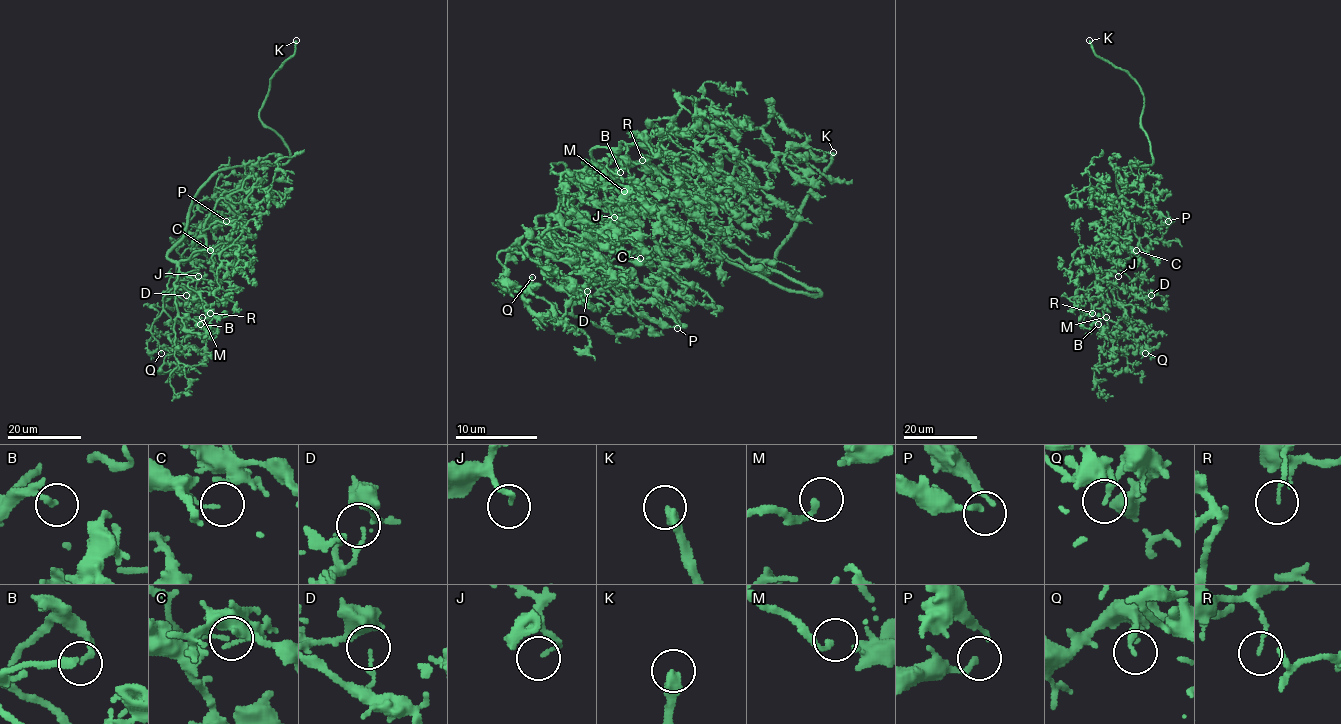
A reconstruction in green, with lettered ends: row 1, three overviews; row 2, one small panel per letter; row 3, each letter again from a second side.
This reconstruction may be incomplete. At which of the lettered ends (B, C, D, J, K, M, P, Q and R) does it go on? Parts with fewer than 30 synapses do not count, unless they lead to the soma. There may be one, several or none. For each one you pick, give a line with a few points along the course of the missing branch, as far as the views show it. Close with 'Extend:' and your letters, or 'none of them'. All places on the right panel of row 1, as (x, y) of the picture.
B: Course of what is missing: (1098, 324), (1097, 321), (1103, 321), (1104, 309)
J: Course of what is missing: (1118, 276), (1126, 274), (1127, 263)
K: Course of what is missing: (1089, 40), (1086, 11), (1082, 2), (1068, 0), (1067, 8), (1070, 8)
M: Course of what is missing: (1106, 317), (1119, 325)
Extend: B, J, K, M

